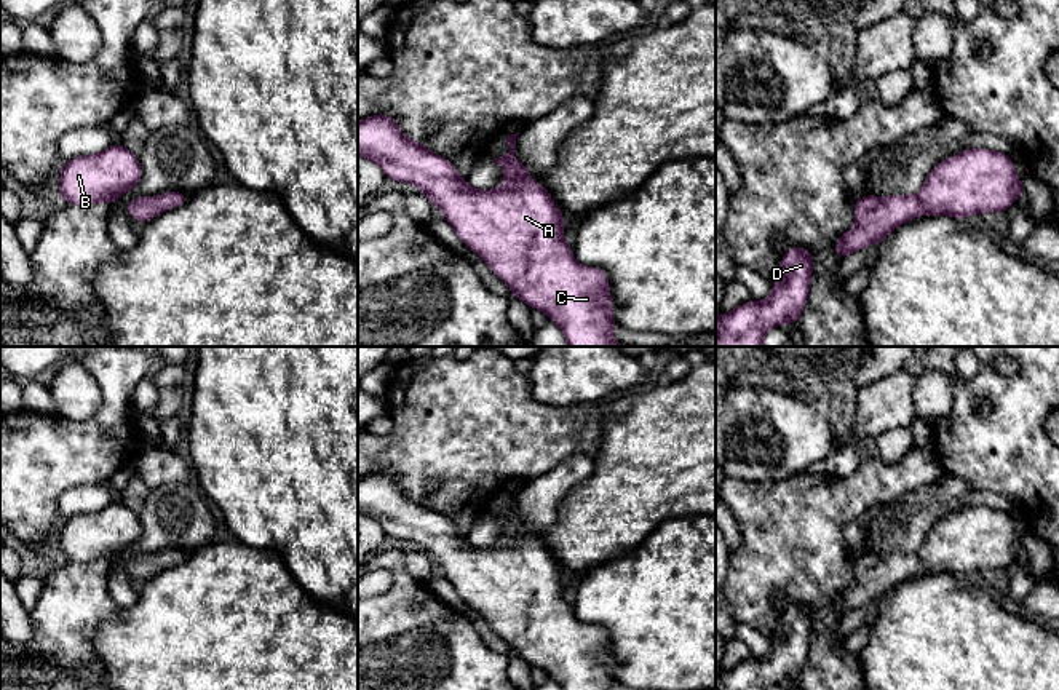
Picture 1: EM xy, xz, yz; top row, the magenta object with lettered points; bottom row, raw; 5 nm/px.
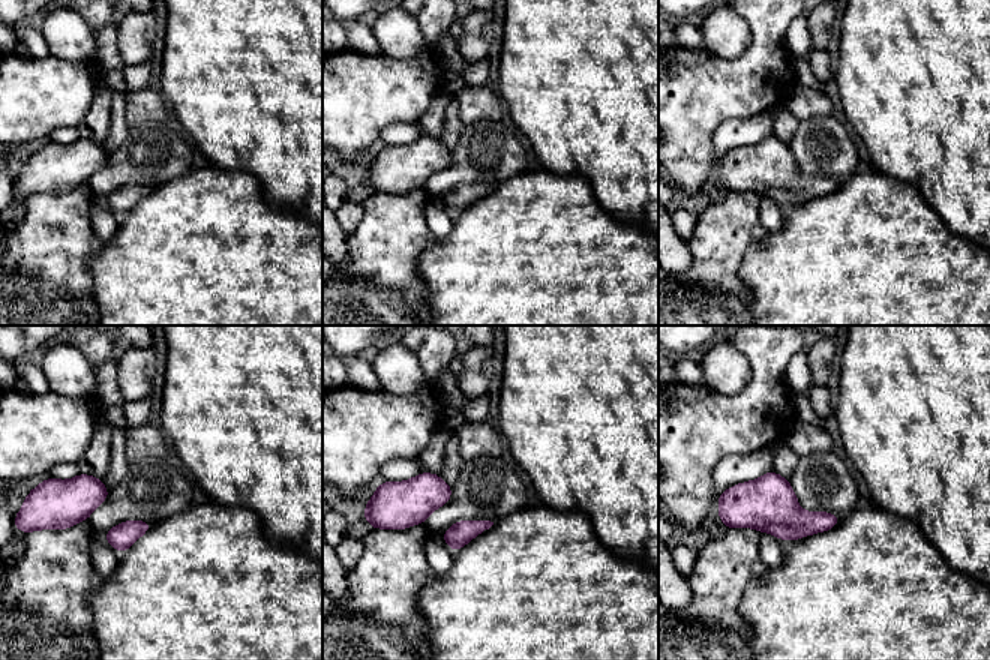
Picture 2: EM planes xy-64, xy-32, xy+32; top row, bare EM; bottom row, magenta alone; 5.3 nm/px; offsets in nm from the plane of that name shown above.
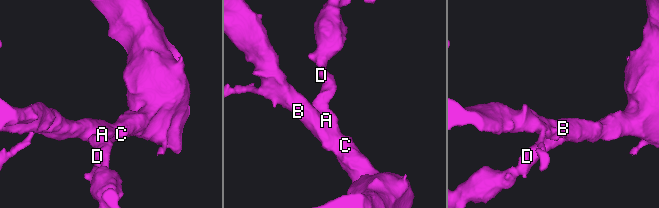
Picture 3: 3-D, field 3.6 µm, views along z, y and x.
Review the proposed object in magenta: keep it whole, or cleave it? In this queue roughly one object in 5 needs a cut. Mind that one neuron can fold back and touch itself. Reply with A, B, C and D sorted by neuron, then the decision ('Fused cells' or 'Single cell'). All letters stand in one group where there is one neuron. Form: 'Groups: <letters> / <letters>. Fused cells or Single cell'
Groups: A B C D. Single cell

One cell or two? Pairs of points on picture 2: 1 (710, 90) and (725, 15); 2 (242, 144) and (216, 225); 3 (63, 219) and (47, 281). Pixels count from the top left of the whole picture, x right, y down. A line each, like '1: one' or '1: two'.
1: two
2: two
3: one

